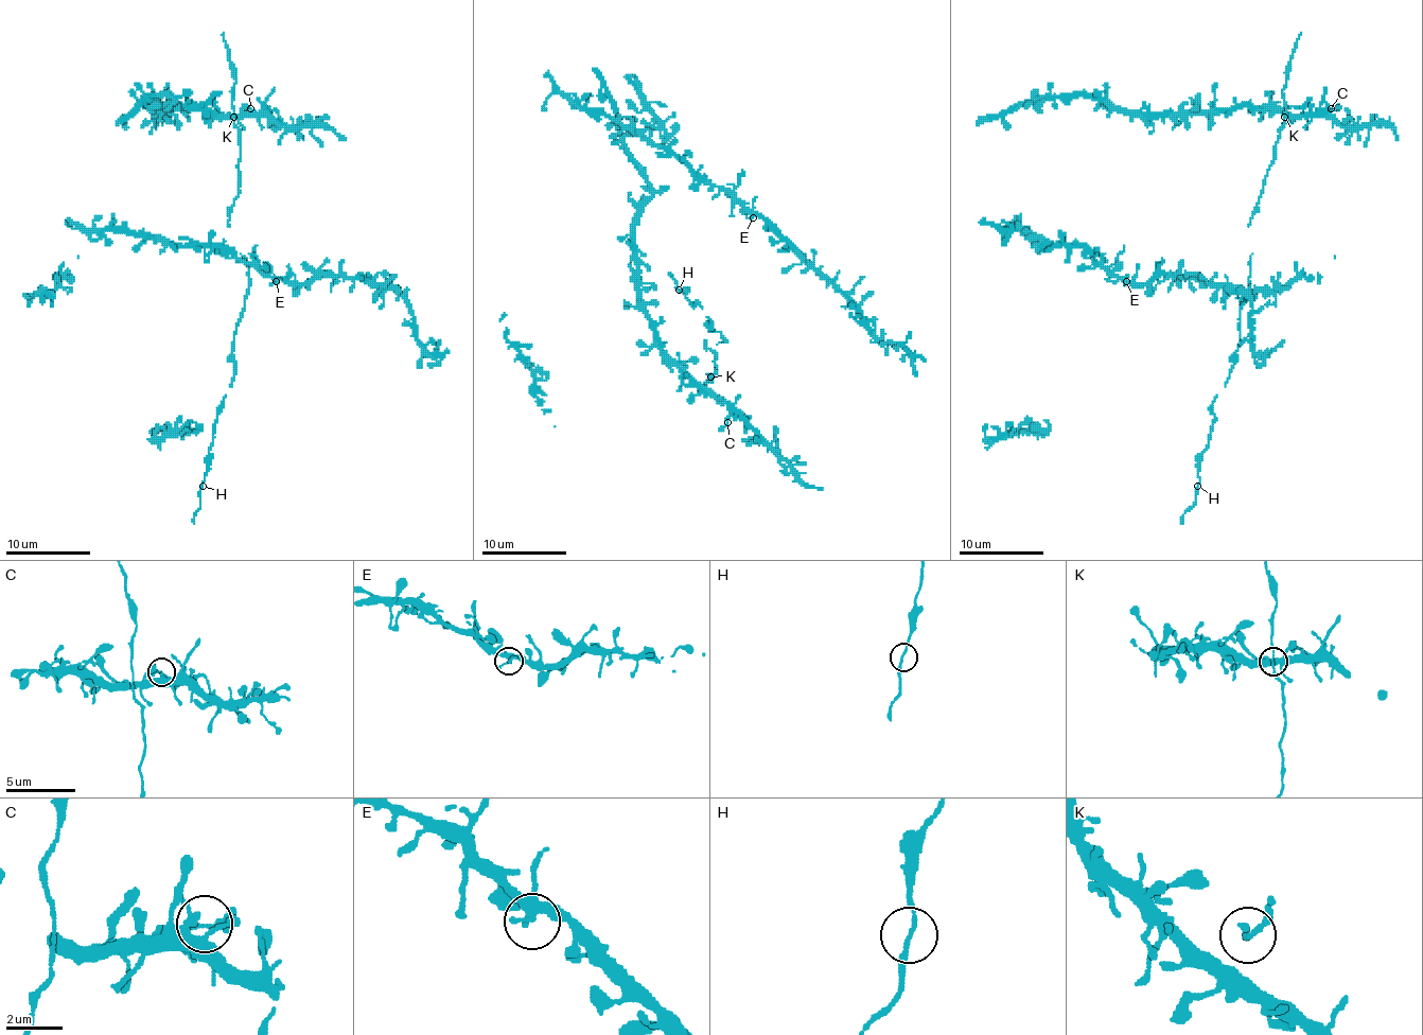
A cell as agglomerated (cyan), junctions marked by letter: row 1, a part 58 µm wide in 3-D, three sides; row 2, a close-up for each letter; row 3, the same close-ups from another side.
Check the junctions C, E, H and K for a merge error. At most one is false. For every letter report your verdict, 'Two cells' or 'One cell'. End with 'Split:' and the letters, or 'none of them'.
C: One cell
E: One cell
H: One cell
K: One cell
Split: none of them

